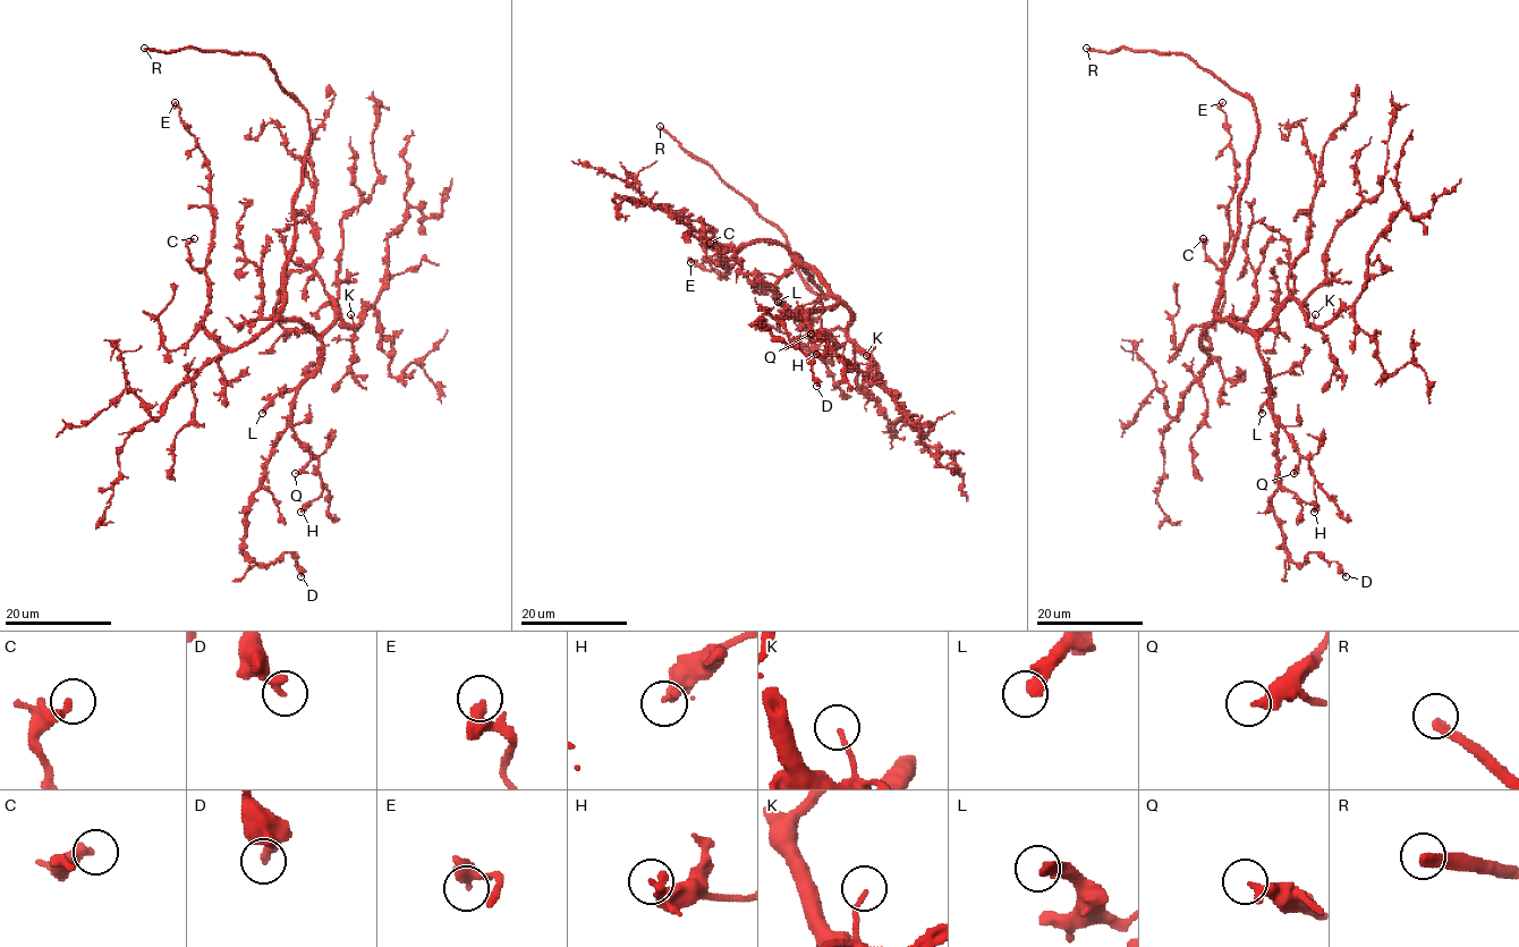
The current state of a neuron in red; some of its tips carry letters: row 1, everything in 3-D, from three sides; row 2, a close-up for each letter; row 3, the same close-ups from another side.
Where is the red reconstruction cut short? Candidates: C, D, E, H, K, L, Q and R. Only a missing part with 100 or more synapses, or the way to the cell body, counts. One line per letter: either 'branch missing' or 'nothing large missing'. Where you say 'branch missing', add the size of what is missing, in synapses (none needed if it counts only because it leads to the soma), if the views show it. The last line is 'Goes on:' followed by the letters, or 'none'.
C: nothing large missing
D: nothing large missing
E: nothing large missing
H: nothing large missing
K: nothing large missing
L: branch missing | 120 syn
Q: nothing large missing
R: branch missing
Goes on: L, R

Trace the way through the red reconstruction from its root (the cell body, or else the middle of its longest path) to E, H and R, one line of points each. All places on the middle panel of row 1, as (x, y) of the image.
E: (799, 259), (780, 245), (755, 241), (739, 250), (720, 247), (721, 264), (729, 269), (726, 276), (690, 262)
H: (799, 259), (838, 298), (836, 304), (808, 312), (809, 327), (838, 354), (816, 354)
R: (799, 259), (825, 297), (819, 296), (806, 282), (787, 238), (707, 165), (695, 159), (660, 126)

